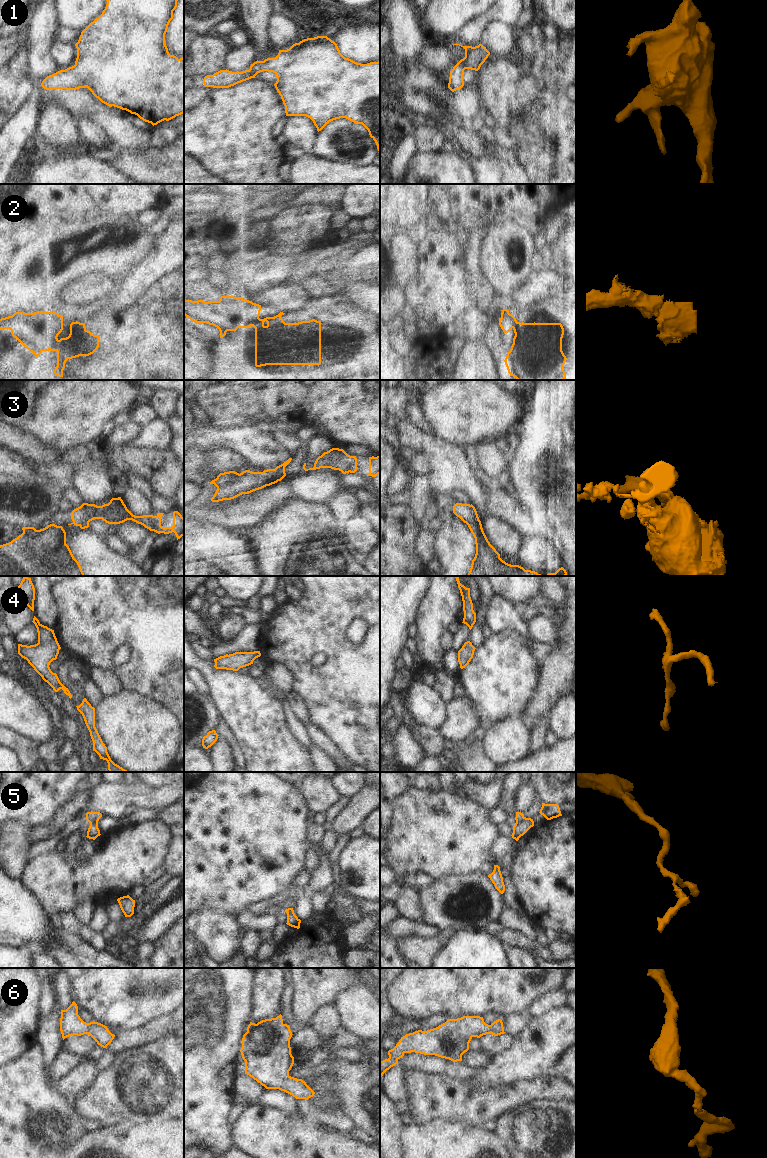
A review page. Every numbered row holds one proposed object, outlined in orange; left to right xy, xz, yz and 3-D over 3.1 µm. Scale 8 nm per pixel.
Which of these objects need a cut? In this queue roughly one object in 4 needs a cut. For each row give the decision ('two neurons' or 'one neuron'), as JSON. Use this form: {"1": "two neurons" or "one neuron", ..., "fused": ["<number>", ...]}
{"1": "one neuron", "2": "two neurons", "3": "one neuron", "4": "one neuron", "5": "two neurons", "6": "one neuron", "fused": ["2", "5"]}

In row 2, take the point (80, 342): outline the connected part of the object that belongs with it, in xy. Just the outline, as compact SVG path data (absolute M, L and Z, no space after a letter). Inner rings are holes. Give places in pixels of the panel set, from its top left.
M78 321L70 324L70 334L61 338L57 346L57 366L53 374L63 377L63 370L68 359L79 356L89 356L99 347L100 336L92 334L85 323Z

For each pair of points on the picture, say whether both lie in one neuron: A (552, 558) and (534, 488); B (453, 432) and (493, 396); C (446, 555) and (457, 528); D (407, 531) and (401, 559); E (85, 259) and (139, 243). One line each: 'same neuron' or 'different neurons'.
A: different neurons
B: same neuron
C: same neuron
D: same neuron
E: different neurons

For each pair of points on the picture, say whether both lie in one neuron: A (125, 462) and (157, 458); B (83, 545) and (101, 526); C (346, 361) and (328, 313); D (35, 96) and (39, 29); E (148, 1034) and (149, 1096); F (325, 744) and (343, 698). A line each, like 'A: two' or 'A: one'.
A: one
B: two
C: one
D: one
E: two
F: two

